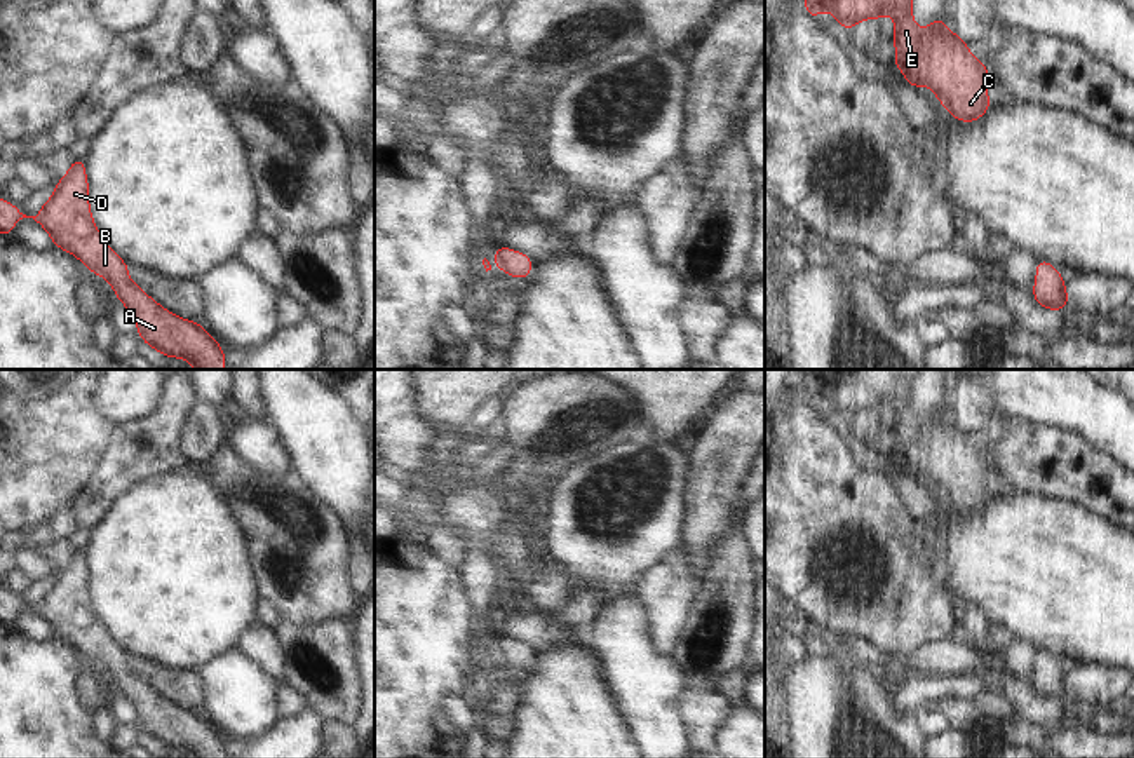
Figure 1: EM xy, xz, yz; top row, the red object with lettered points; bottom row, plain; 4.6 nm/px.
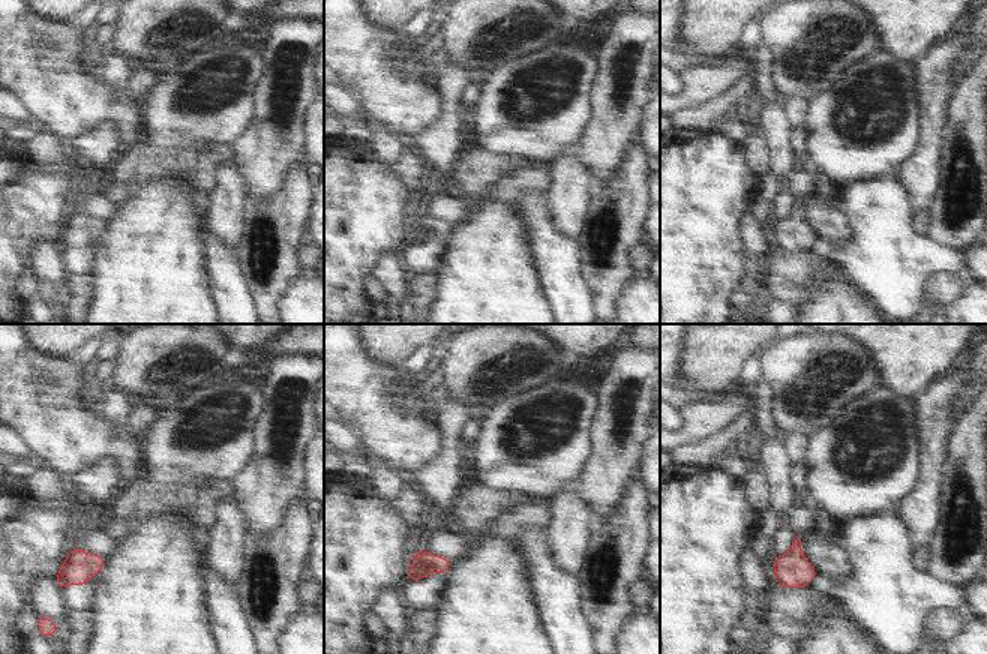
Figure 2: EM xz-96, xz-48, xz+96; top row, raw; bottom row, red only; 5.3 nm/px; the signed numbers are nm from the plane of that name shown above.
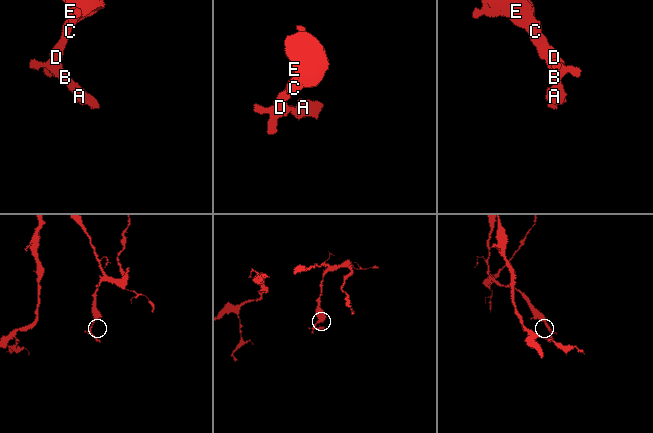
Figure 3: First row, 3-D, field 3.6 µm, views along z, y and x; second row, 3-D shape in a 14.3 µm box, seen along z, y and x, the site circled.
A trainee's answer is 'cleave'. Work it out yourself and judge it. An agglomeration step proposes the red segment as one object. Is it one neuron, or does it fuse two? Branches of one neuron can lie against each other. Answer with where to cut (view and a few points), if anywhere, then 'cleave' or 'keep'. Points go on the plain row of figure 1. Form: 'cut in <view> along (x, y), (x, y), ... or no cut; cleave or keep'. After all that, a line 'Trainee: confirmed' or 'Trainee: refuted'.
no cut; keep
Trainee: refuted

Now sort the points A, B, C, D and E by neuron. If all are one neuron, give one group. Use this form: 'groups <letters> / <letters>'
groups A B C D E

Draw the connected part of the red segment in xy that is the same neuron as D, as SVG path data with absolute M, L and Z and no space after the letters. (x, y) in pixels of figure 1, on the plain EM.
M71 551L70 561L56 572L54 585L37 606L23 605L0 587L0 624L10 627L12 617L33 608L51 626L54 636L70 641L94 666L103 666L136 711L145 734L165 748L181 748L193 758L226 758L219 734L195 711L185 711L152 690L125 664L129 655L110 640L94 615L89 599L85 551Z

